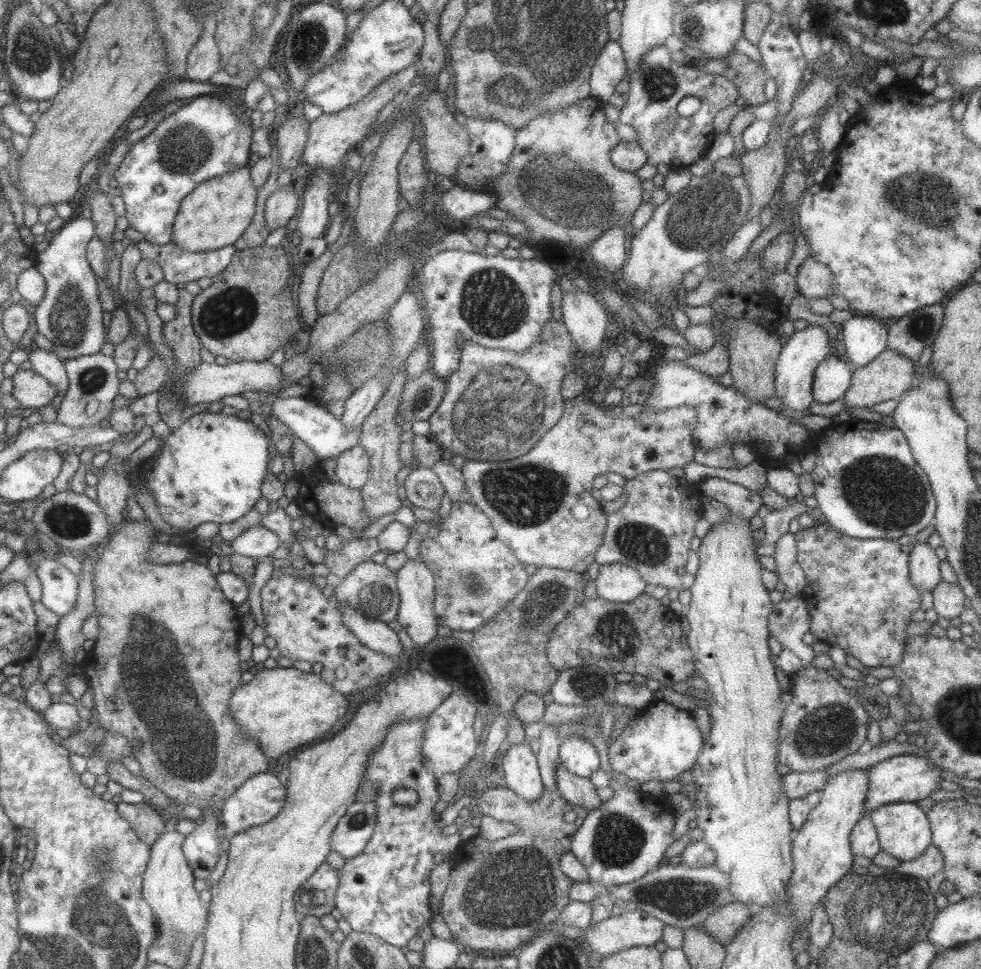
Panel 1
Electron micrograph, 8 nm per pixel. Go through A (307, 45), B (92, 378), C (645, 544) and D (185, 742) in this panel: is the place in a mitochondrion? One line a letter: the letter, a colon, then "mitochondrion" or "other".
A: mitochondrion
B: mitochondrion
C: mitochondrion
D: mitochondrion

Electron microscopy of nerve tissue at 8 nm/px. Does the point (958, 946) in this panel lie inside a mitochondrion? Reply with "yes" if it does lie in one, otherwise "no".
no

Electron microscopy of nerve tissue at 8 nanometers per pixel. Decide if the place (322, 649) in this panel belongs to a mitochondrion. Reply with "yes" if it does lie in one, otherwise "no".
no

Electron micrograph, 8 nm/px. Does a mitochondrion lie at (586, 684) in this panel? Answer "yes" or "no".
yes

